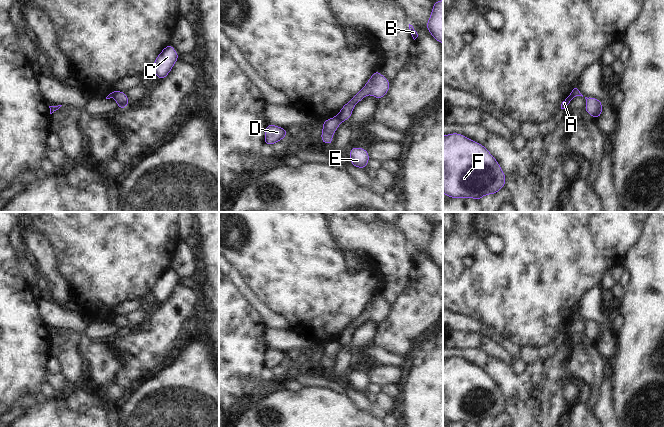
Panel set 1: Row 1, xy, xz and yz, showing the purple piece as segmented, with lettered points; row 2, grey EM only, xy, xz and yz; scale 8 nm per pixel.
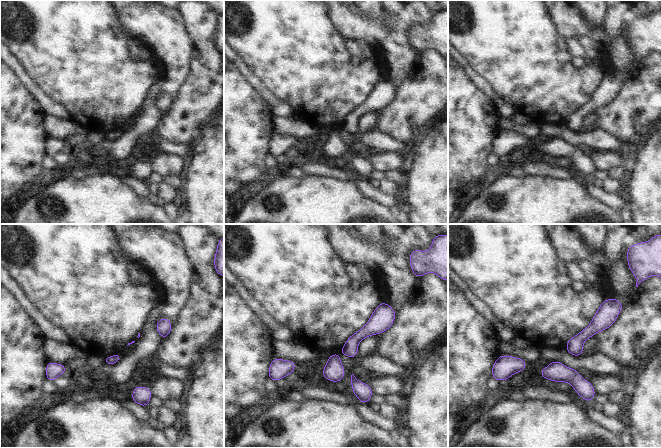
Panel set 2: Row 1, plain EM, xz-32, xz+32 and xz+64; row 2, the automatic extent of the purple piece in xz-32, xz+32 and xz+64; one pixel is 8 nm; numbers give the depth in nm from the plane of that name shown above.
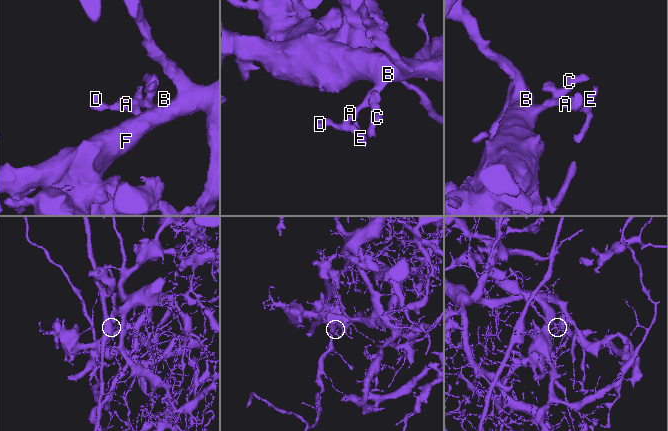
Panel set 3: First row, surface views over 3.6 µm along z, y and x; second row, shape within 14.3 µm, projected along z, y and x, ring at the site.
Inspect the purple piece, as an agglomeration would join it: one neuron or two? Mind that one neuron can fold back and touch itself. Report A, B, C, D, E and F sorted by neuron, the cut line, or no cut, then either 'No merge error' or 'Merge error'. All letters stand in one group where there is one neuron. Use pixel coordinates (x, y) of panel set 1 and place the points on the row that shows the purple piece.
Groups: A B C F / D E. Split along xz (336, 116), (341, 121). Merge error

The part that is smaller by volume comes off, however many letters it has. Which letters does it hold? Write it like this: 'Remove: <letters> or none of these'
Remove: D, E

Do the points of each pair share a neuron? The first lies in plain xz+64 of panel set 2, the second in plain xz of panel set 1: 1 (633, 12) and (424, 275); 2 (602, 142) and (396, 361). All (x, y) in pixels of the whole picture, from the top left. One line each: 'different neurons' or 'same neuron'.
1: same neuron
2: same neuron

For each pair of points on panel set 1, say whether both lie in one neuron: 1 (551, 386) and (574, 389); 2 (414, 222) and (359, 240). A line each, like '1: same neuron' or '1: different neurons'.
1: different neurons
2: different neurons

